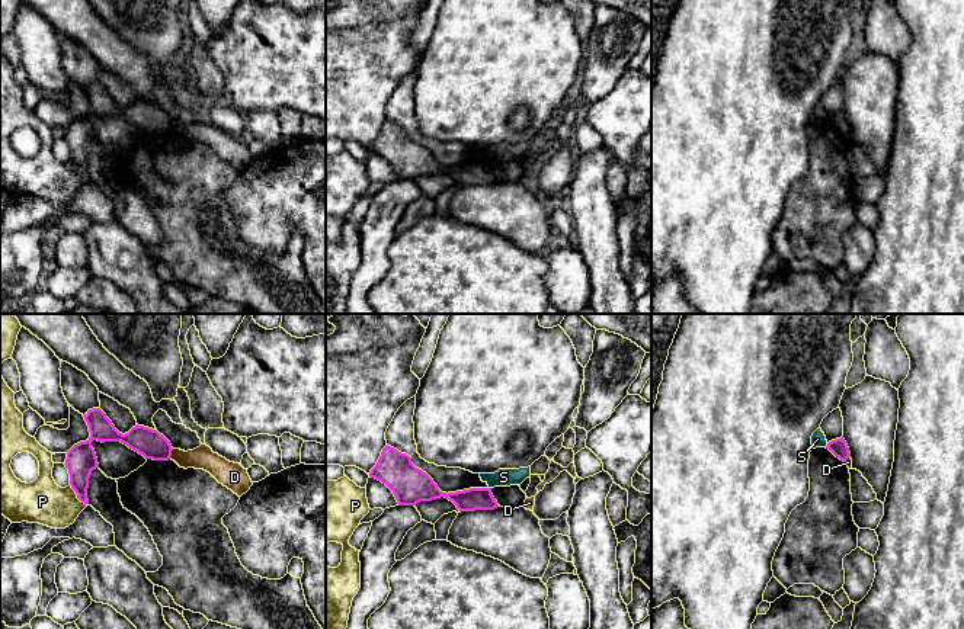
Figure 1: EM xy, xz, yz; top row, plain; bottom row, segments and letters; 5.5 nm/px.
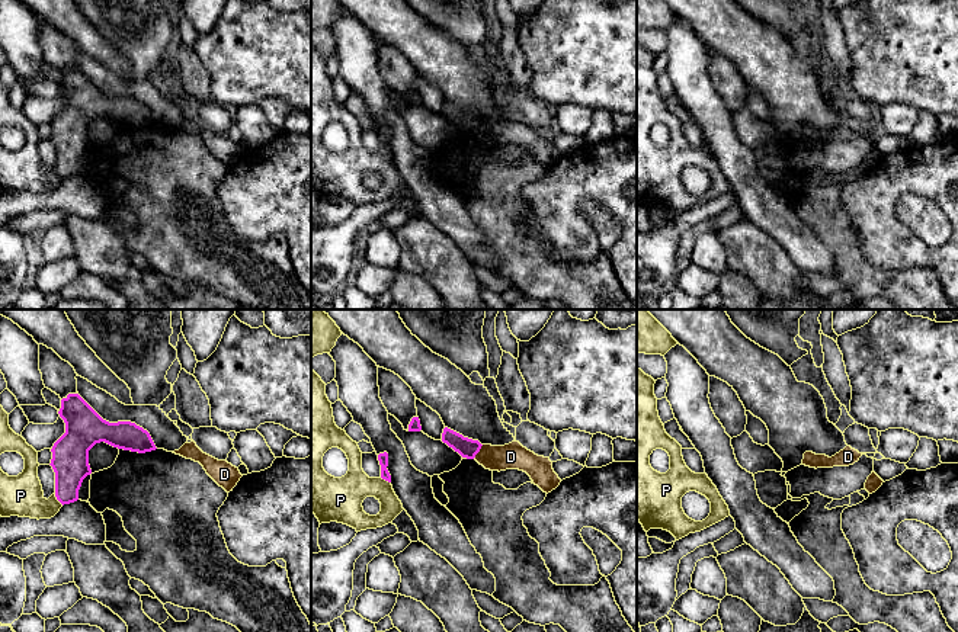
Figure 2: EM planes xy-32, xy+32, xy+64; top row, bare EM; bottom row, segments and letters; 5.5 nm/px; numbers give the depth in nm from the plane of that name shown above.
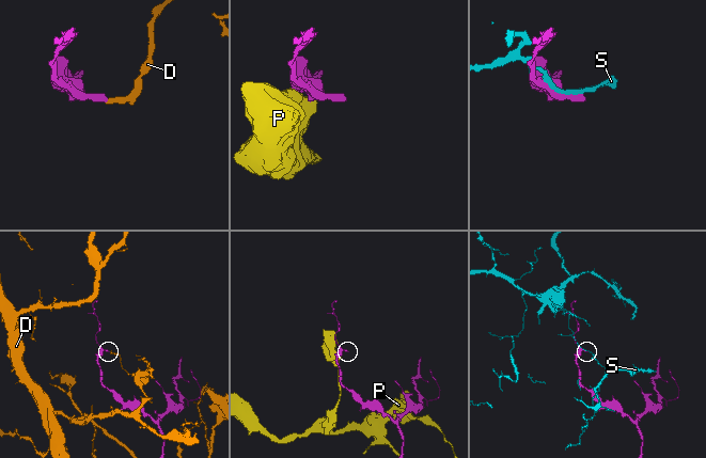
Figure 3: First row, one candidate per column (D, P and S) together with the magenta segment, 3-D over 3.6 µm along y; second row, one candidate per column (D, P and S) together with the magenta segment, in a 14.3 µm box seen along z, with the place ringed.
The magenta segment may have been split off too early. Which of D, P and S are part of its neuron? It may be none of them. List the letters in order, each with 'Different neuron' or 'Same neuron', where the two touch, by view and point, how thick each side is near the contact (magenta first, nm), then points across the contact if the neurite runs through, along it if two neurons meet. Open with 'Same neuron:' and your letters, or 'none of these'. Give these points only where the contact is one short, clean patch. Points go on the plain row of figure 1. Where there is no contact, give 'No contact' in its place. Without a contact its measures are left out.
Same neuron: none of these
D: Different neuron. Touches magenta at xy (170, 128). Thickness 160 nm (magenta) against 130 nm. Boundary: xy (173, 124), (169, 132)
P: Different neuron. Touches magenta at xy (77, 170). Thickness 160 nm (magenta) against 240 nm. Boundary: xy (70, 159), (76, 170), (86, 179)
S: Different neuron. Touches magenta at yz (828, 119). Thickness 90 nm (magenta) against 80 nm

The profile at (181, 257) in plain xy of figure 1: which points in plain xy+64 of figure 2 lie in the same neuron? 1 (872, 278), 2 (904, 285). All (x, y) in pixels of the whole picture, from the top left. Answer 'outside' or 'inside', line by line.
1: inside
2: inside

